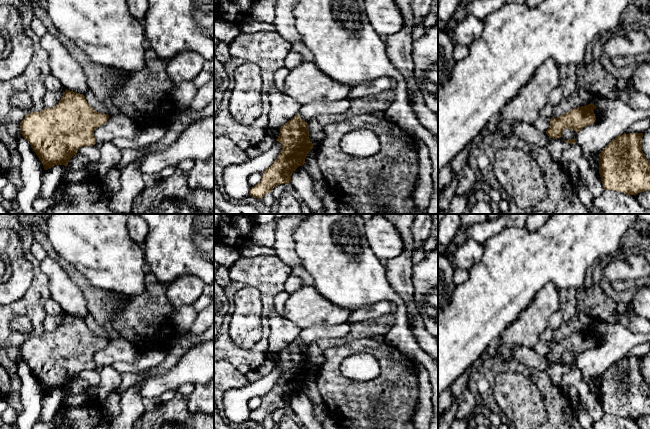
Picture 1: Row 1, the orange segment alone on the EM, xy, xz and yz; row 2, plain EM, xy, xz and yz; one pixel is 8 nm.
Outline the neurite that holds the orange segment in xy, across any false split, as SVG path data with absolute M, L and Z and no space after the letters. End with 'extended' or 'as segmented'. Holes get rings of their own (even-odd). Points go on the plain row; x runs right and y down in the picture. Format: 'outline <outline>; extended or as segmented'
outline M65 314L61 324L53 332L40 336L29 337L20 347L22 360L29 366L45 394L55 389L68 390L69 384L83 370L96 368L94 354L105 348L108 338L95 335L86 325L85 320L70 314Z; as segmented

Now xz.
outline M297 338L280 351L276 365L282 368L282 374L274 387L265 395L261 405L250 413L250 419L262 423L280 408L290 407L292 397L303 390L310 374L314 371L309 362L308 347Z; as segmented

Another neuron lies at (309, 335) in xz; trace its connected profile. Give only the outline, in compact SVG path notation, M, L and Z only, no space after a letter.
M347 322L334 326L314 325L309 328L302 329L299 333L298 339L303 345L308 347L311 343L317 341L318 339L343 338L347 336L349 332L350 324Z

